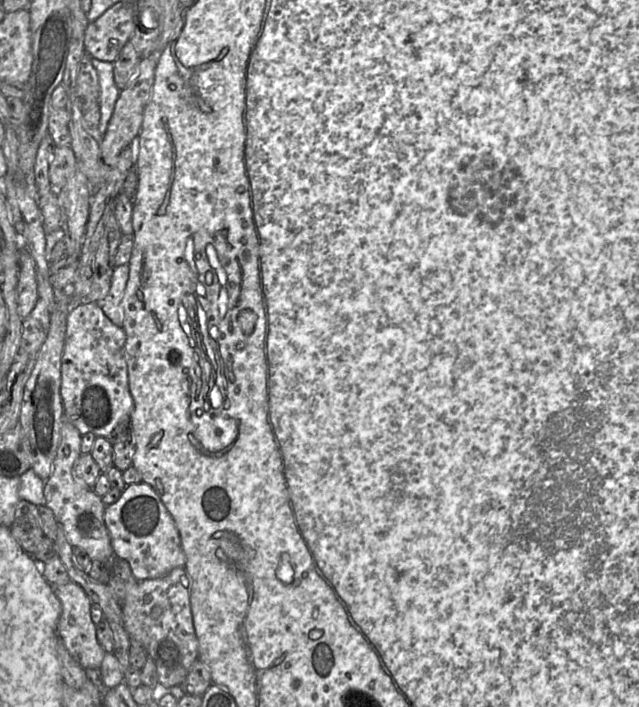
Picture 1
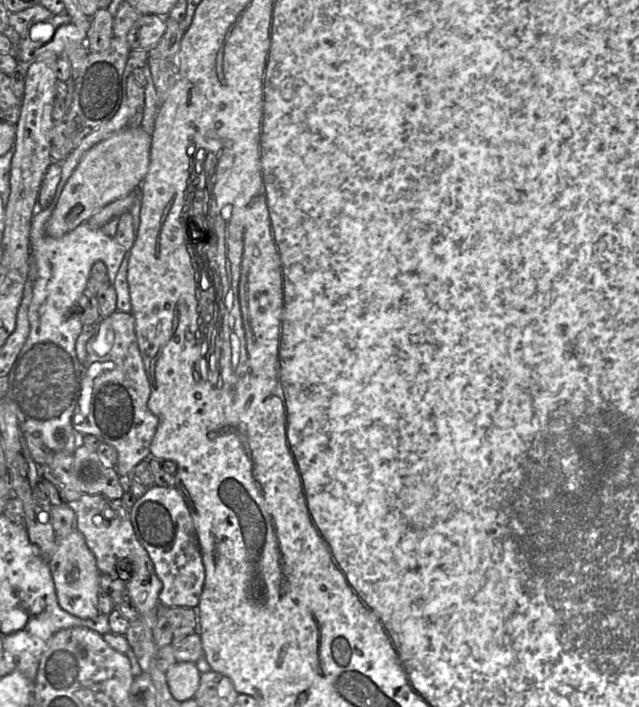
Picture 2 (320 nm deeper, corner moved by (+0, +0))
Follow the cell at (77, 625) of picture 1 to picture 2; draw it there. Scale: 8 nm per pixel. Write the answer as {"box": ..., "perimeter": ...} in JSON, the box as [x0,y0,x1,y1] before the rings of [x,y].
{"box":[48,529,101,619],"perimeter":[[[74,529],[65,538],[57,540],[57,549],[48,563],[60,607],[81,619],[96,618],[100,614],[98,595],[100,593],[99,574],[101,572],[83,534]]]}

